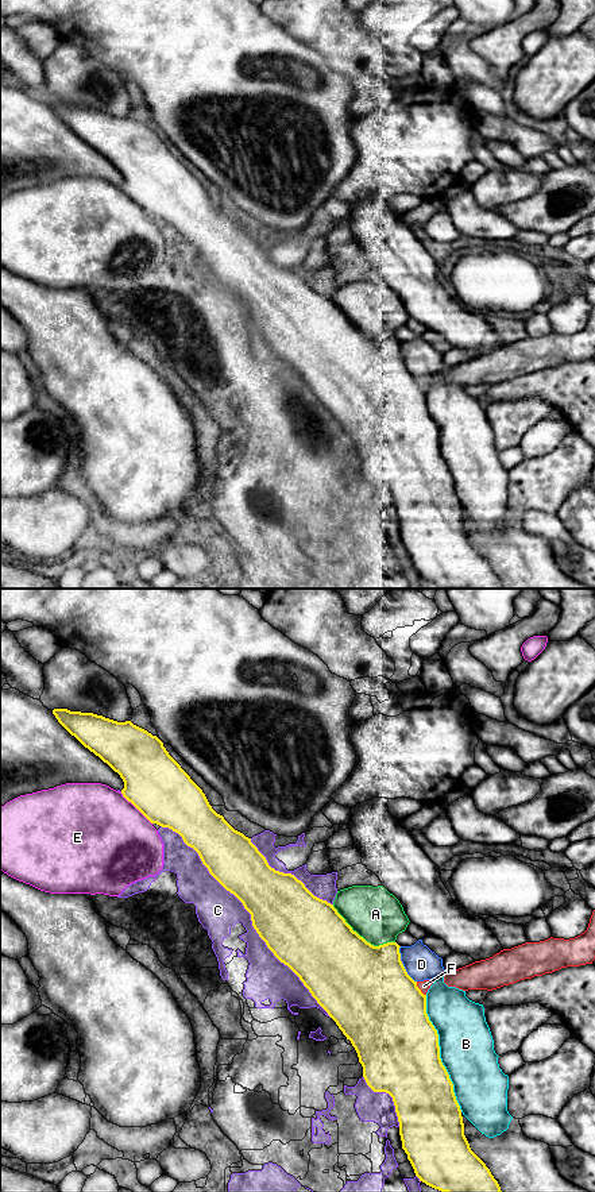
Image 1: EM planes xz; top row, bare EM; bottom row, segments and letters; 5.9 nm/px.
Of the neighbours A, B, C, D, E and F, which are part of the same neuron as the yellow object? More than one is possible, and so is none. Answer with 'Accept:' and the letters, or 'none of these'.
Accept: none of these

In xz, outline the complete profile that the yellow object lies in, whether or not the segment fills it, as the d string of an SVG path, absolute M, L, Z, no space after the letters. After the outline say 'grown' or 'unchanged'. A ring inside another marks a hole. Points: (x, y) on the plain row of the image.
M54 104L58 117L85 143L98 151L124 177L123 192L151 219L178 228L193 243L209 269L233 289L251 309L252 321L274 351L287 360L309 385L317 398L336 417L355 443L363 462L363 472L374 487L393 493L399 517L402 544L416 571L426 580L447 589L502 589L498 576L486 559L471 545L464 531L460 501L453 479L440 454L438 429L426 409L426 390L406 367L397 337L374 342L360 332L333 300L314 292L291 269L271 263L251 234L235 225L209 200L202 185L169 150L163 138L131 116L117 117L93 108Z | unchanged

